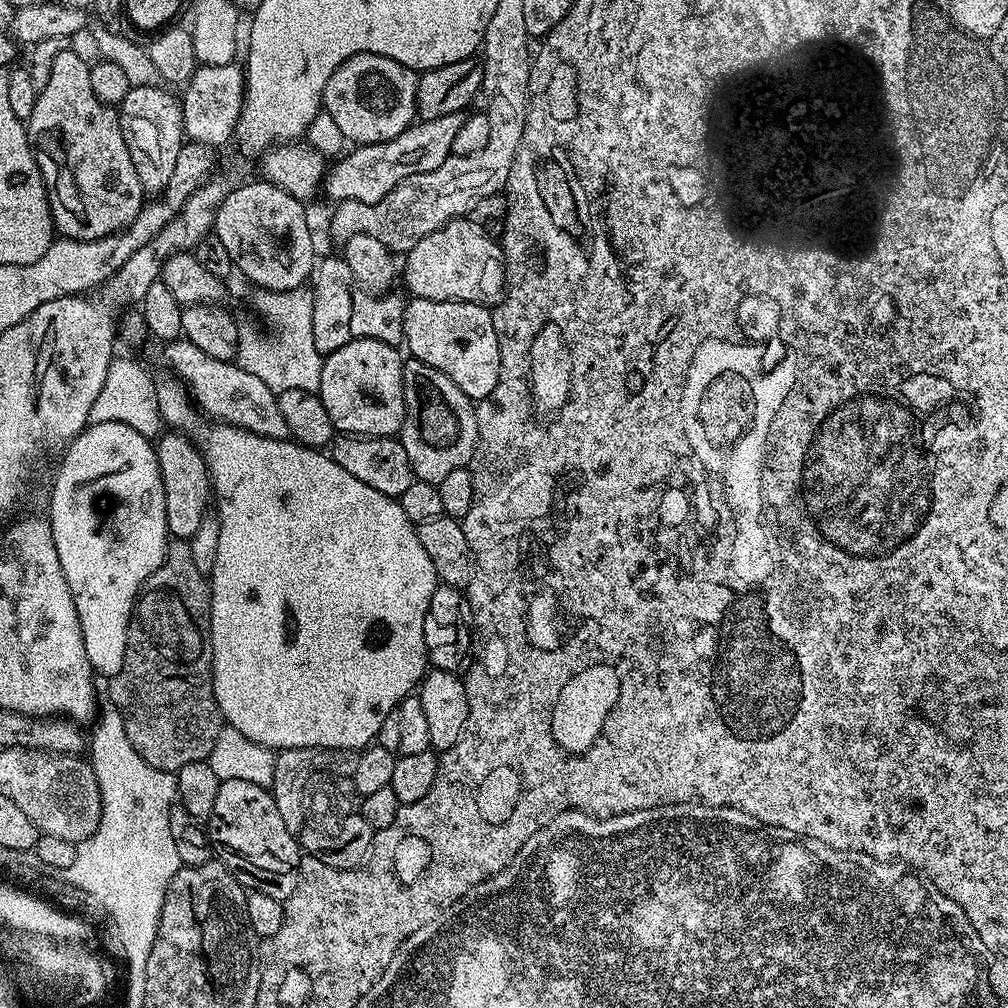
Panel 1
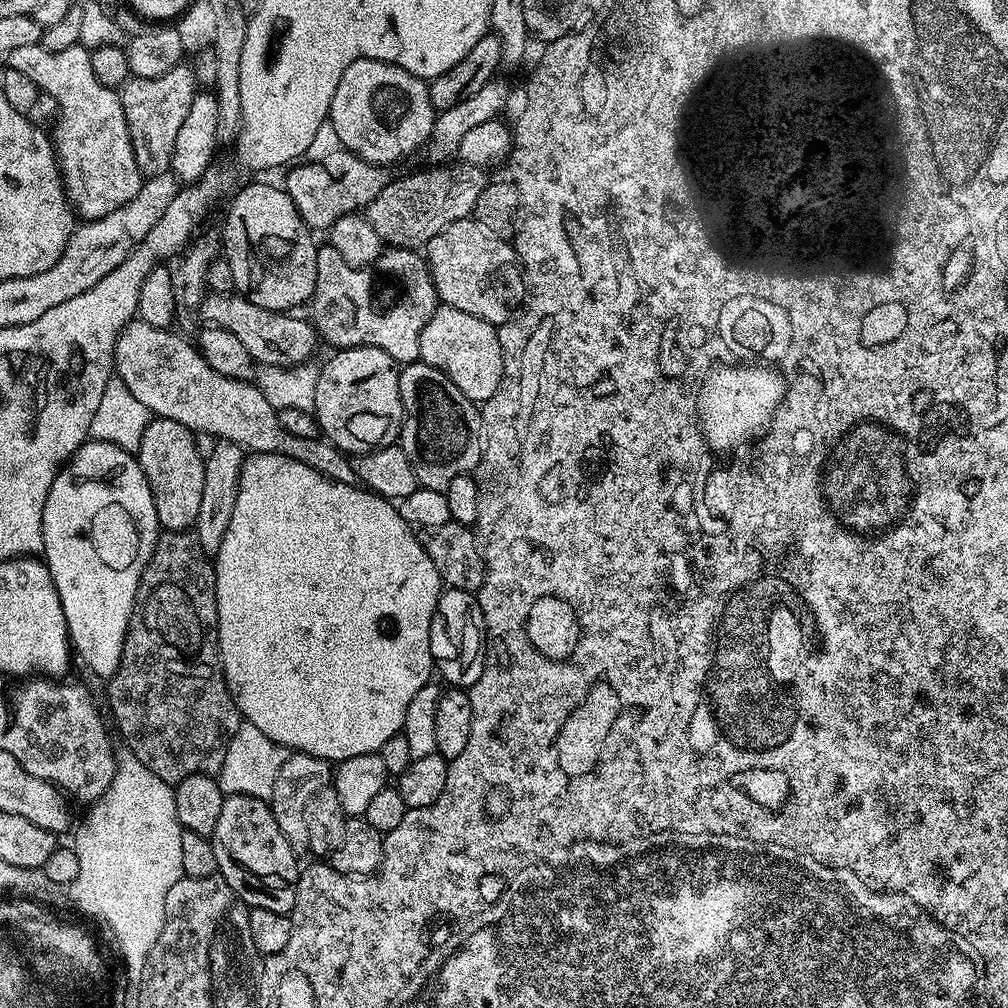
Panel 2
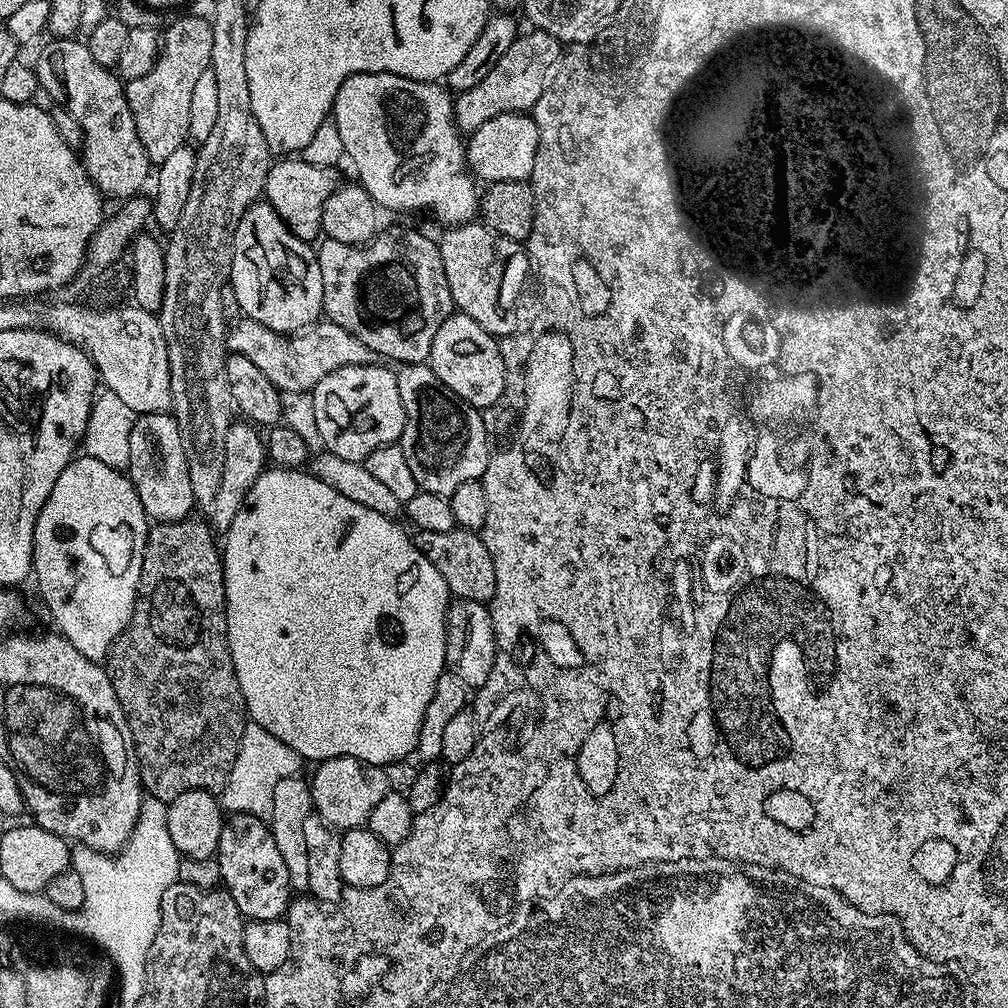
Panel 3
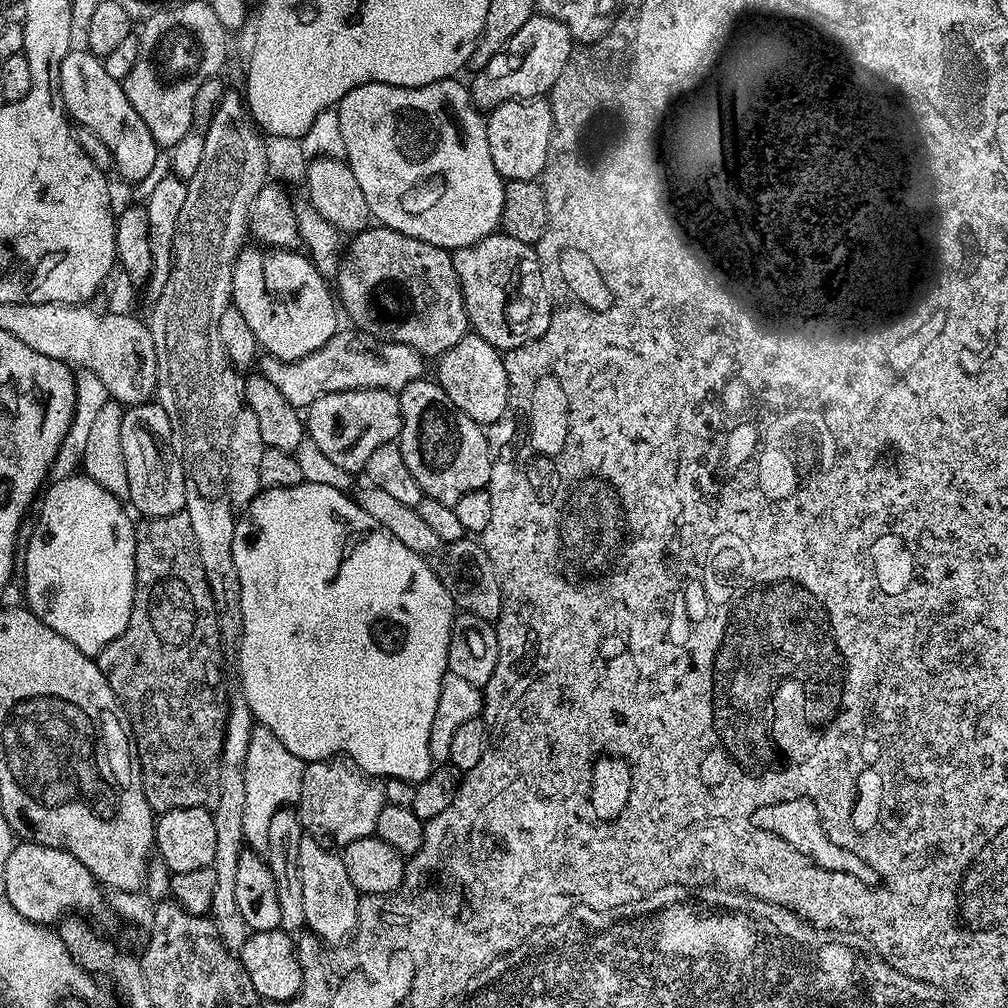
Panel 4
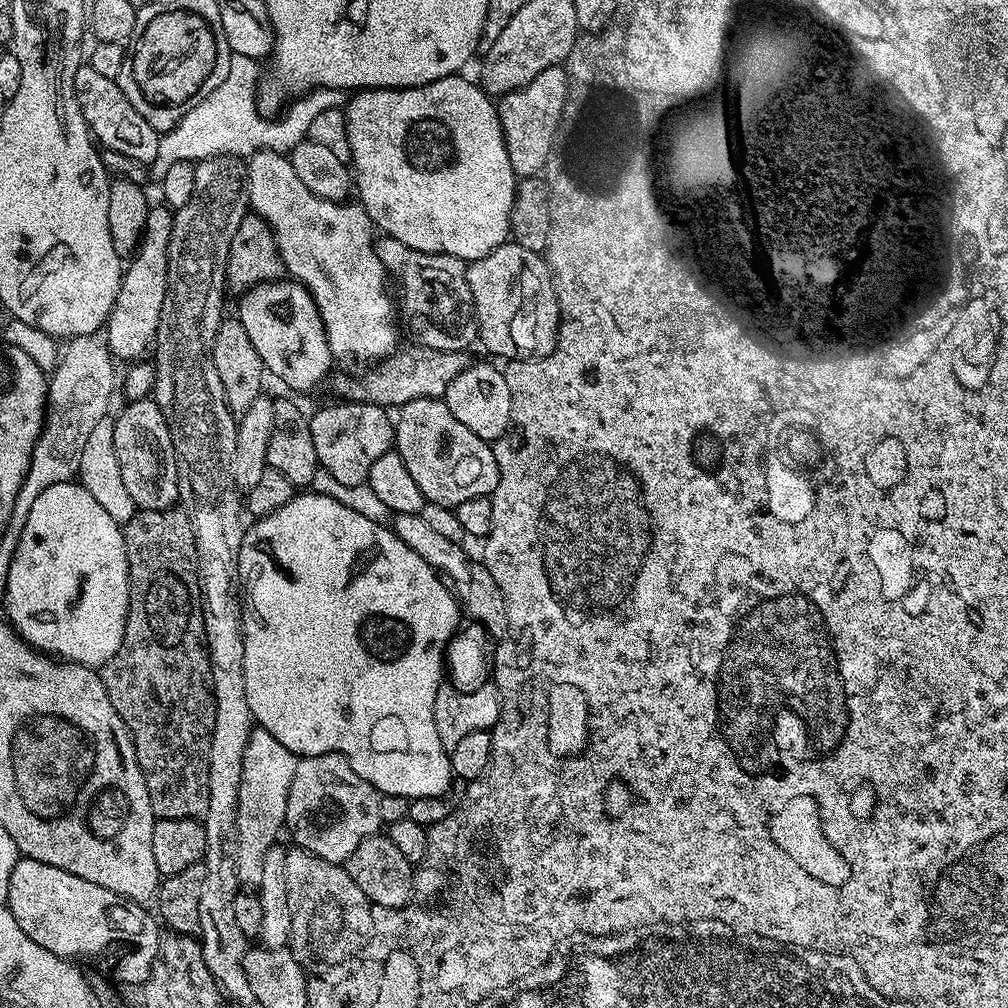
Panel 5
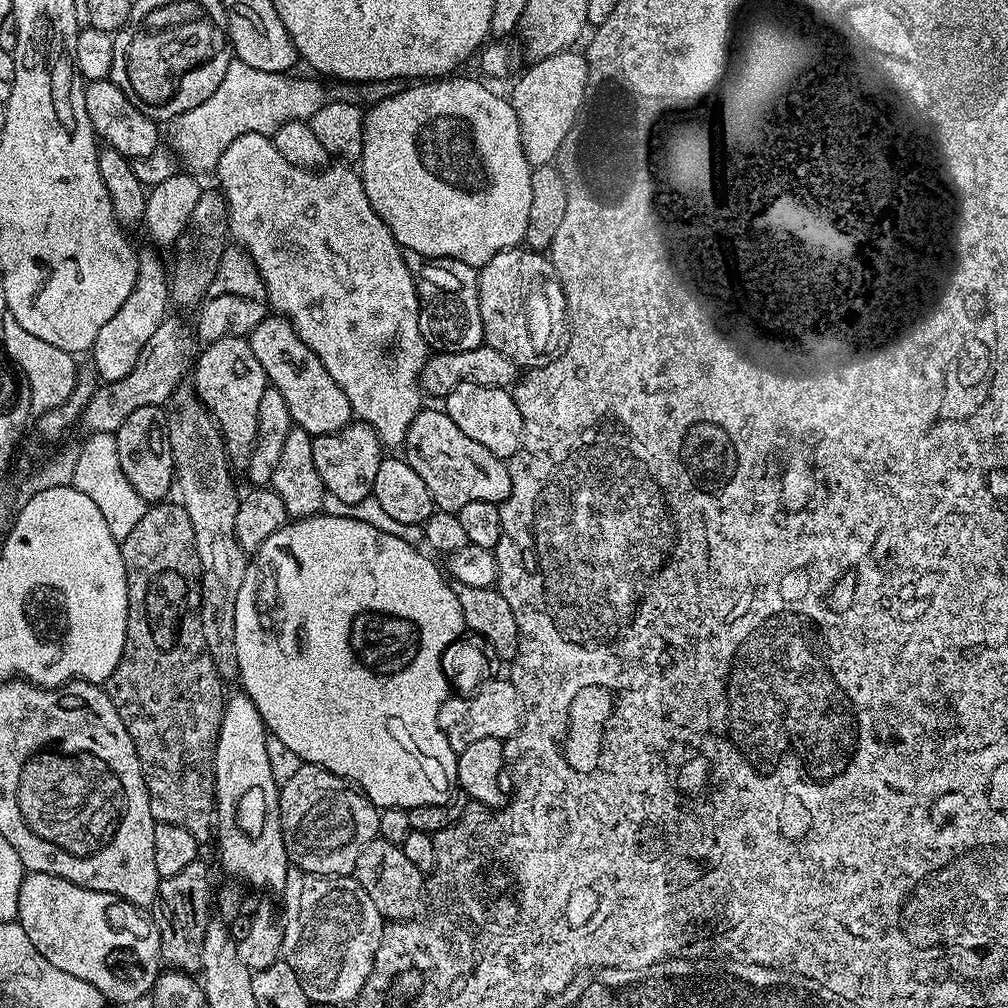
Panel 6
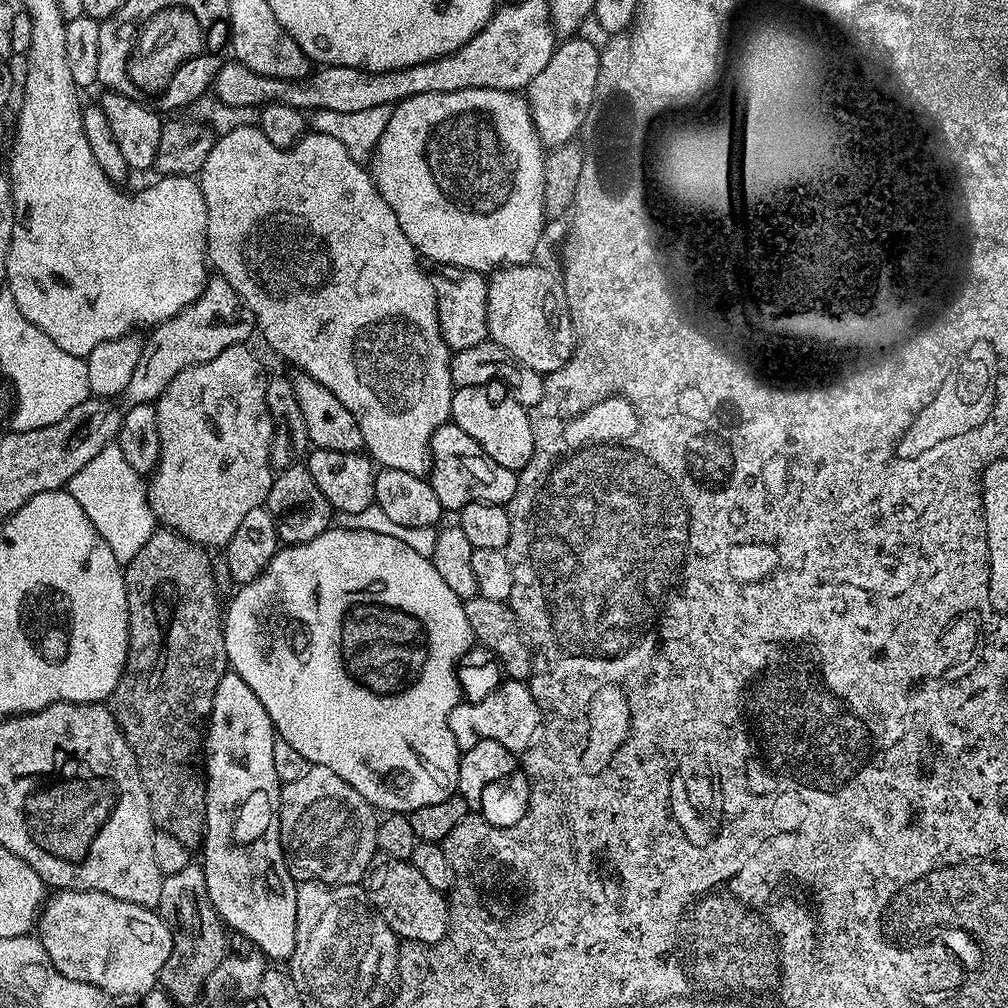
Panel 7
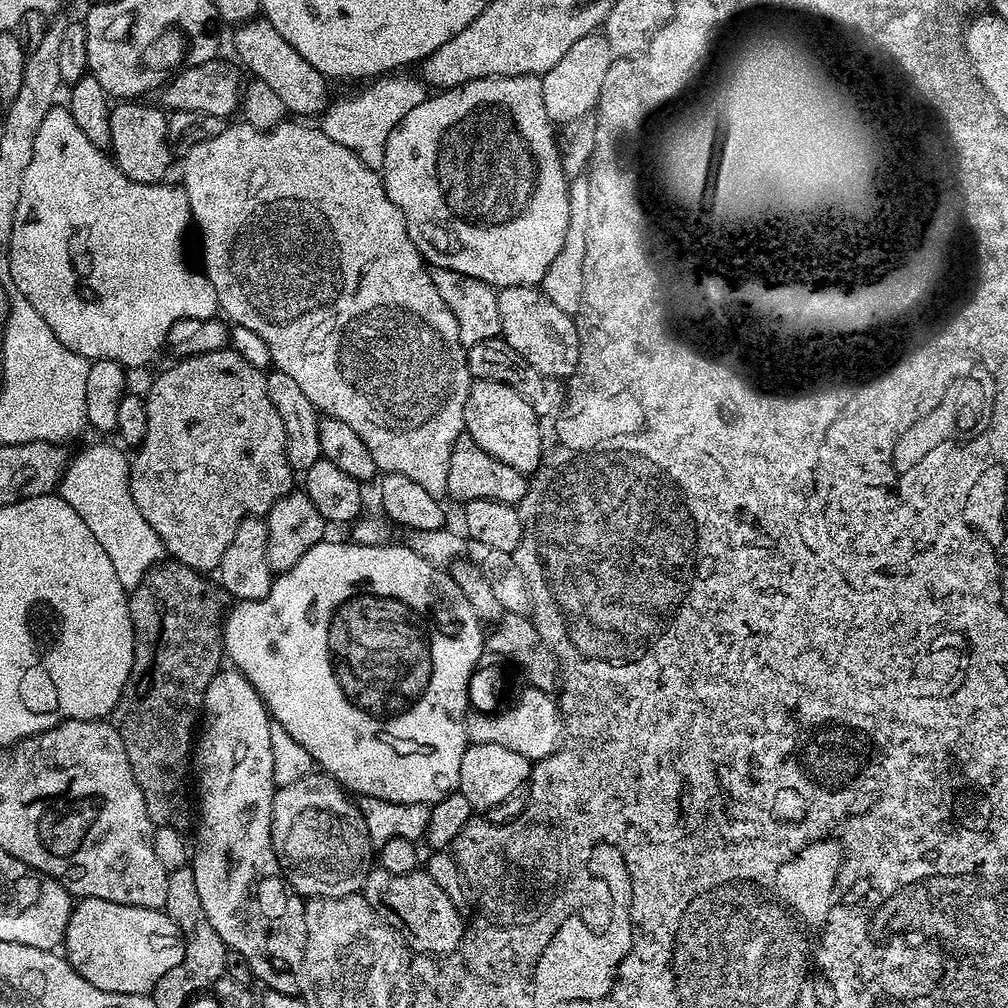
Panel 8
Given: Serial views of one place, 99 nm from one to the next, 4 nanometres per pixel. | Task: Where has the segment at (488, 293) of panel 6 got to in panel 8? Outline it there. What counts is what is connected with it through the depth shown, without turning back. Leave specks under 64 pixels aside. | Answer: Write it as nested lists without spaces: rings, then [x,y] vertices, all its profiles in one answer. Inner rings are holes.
[[[531,284],[510,286],[497,291],[498,318],[500,319],[500,336],[523,360],[543,376],[567,378],[576,373],[580,365],[580,334],[576,331],[576,321],[547,297],[539,287]]]

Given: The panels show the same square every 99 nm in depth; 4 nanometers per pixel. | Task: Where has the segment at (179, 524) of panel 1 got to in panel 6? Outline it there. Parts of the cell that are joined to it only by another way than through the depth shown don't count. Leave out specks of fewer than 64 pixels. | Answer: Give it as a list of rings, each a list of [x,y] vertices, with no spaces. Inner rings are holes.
[[[159,404],[142,406],[122,422],[122,426],[114,433],[118,442],[118,462],[122,462],[122,474],[130,481],[130,486],[138,490],[138,494],[146,502],[160,502],[165,499],[168,491],[174,488],[174,465],[172,462],[172,447],[168,441],[169,413]]]

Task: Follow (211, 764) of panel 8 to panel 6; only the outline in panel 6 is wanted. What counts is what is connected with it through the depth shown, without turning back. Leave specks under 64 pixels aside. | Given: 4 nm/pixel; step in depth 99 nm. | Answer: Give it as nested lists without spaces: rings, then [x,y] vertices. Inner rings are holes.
[[[236,690],[233,696],[231,693],[225,699],[212,759],[216,791],[214,845],[220,851],[220,864],[225,874],[233,876],[236,882],[249,889],[280,890],[286,882],[290,861],[280,829],[280,788],[266,754],[269,734],[262,714],[258,714],[258,706],[254,706],[244,691]]]

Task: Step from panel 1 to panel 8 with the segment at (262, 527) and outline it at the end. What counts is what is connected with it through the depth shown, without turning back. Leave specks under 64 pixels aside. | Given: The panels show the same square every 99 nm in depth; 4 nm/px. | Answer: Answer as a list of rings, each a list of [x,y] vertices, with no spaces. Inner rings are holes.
[[[325,538],[320,543],[315,544],[310,550],[306,550],[306,554],[302,554],[302,558],[298,558],[298,566],[294,566],[289,572],[281,572],[273,579],[270,590],[266,594],[266,598],[261,600],[241,600],[235,605],[236,609],[232,613],[227,613],[226,619],[222,624],[222,639],[224,641],[224,651],[227,659],[230,661],[231,667],[242,673],[256,687],[256,693],[264,700],[264,705],[268,708],[271,719],[275,723],[280,724],[286,730],[286,734],[290,734],[290,738],[294,738],[294,742],[298,742],[298,746],[302,746],[302,750],[306,750],[306,754],[310,754],[310,758],[315,762],[327,775],[331,776],[341,788],[352,794],[360,796],[373,796],[374,798],[382,798],[386,802],[398,802],[399,804],[427,804],[429,806],[437,804],[442,798],[449,796],[451,792],[457,791],[460,786],[460,771],[462,770],[462,754],[470,743],[466,734],[466,726],[464,721],[470,712],[468,703],[468,683],[470,682],[470,674],[476,668],[476,664],[480,661],[481,656],[486,651],[486,632],[482,627],[482,621],[474,614],[474,606],[470,606],[470,602],[466,602],[462,590],[458,590],[458,586],[452,580],[451,575],[443,568],[435,568],[430,562],[426,562],[426,558],[422,558],[413,548],[405,546],[403,543],[395,544],[389,542],[387,544],[379,544],[378,546],[366,546],[365,544],[354,544],[345,542],[339,544],[336,540]]]

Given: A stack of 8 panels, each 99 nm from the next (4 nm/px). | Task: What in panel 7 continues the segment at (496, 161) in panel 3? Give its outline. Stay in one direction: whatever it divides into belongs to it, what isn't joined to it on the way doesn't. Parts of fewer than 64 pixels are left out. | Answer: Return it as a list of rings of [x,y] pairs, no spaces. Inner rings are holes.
[[[577,34],[571,38],[559,41],[546,67],[534,77],[526,89],[528,109],[536,127],[540,143],[545,149],[562,148],[565,144],[573,143],[581,135],[582,129],[588,119],[588,111],[594,102],[594,90],[598,86],[598,70],[600,69],[601,49],[595,48],[588,40],[583,40],[583,35]]]

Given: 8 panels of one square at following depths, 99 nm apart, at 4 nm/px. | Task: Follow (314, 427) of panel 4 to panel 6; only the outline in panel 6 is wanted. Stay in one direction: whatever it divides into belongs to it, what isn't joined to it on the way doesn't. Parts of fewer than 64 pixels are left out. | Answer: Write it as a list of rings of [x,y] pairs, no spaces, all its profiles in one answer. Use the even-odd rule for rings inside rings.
[[[353,422],[336,432],[325,432],[323,436],[315,437],[312,445],[314,467],[318,470],[318,478],[322,478],[325,492],[334,494],[334,498],[342,502],[362,502],[362,498],[372,495],[374,477],[378,475],[382,459],[382,445],[370,425]]]

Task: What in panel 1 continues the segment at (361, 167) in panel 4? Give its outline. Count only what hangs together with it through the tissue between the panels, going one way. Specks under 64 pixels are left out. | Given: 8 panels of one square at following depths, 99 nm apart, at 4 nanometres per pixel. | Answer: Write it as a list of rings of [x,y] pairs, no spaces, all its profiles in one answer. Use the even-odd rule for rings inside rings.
[[[363,52],[351,56],[326,82],[322,101],[323,111],[334,118],[345,141],[361,144],[381,144],[390,138],[398,138],[417,119],[415,68],[402,66],[394,58]],[[356,140],[356,141],[352,141]]]

